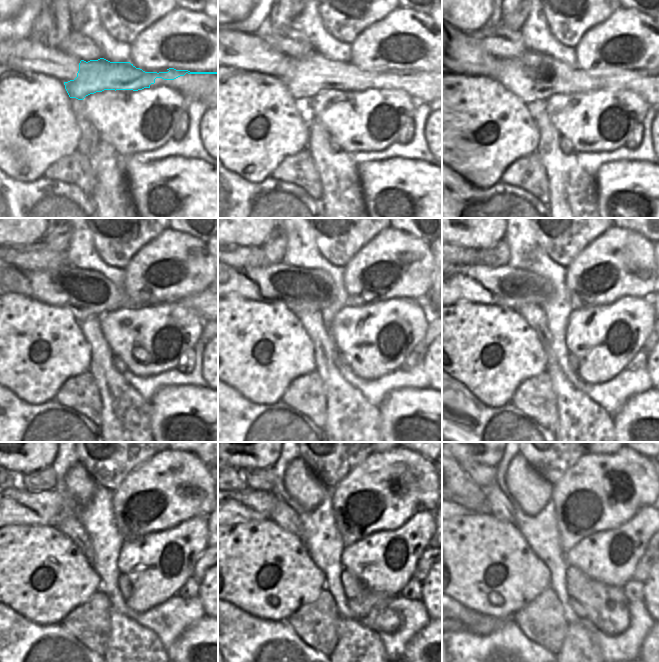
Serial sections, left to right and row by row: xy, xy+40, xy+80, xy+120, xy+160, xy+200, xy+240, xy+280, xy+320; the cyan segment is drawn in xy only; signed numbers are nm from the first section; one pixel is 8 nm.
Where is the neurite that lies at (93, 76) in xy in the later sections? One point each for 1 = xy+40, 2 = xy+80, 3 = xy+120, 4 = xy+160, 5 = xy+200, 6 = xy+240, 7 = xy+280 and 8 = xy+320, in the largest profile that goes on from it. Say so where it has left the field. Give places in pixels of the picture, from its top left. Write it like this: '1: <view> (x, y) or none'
1: xy+40 (315, 73)
2: xy+80 (532, 75)
3: xy+120 (87, 294)
4: xy+160 (301, 290)
5: xy+200 (512, 287)
6: xy+240 (14, 505)
7: xy+280 (238, 506)
8: xy+320 (462, 506)

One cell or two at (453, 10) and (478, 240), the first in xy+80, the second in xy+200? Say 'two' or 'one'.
one

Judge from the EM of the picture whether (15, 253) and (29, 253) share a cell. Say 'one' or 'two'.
one

